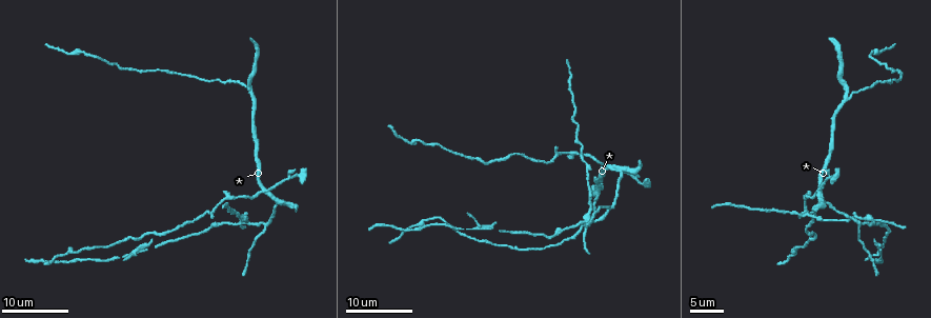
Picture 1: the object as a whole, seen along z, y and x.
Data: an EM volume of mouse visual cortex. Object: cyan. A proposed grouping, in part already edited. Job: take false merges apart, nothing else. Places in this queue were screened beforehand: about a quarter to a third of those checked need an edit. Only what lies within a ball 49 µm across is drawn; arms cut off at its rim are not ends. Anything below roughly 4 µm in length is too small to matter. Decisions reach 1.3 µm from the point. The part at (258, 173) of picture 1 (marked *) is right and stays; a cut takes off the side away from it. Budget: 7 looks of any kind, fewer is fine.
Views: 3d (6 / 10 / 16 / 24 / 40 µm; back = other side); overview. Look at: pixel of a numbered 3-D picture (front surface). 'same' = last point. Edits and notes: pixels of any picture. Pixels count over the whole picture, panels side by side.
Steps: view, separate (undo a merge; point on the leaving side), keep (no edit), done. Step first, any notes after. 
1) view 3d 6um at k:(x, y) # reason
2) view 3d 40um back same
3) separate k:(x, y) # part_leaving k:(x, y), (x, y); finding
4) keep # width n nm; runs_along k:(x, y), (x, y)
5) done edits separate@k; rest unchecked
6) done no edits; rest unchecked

view 3d 24um at 1:(597, 201) # three-way junction

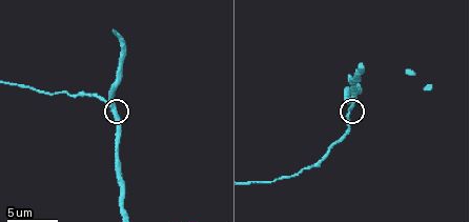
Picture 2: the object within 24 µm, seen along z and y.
view 3d 6um at 2:(351, 109)

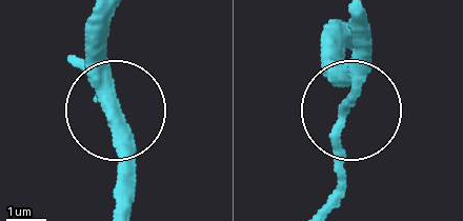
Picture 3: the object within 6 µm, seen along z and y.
keep # width 300 nm; all the same cell

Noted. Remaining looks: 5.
view 3d 16um at 1:(586, 220) # four arms meet

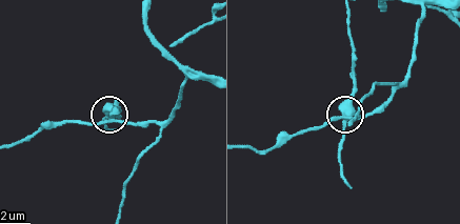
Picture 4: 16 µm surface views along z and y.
view 3d 10um at 4:(345, 115)

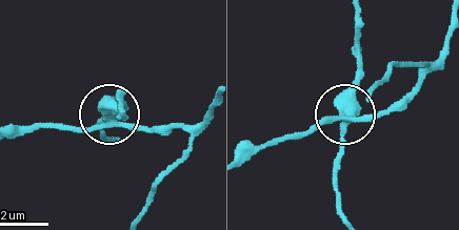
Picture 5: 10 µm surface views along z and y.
separate 5:(352, 87) # side_arm 27 um; part_leaving 5:(350, 117), (360, 77), (354, 16); two cells meet here

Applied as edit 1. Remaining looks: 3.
view overview

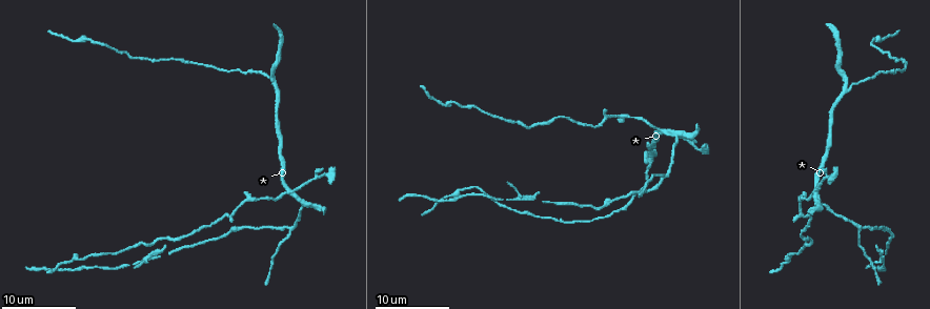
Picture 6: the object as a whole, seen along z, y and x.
view 3d 10um at 6:(286, 191) # branch point

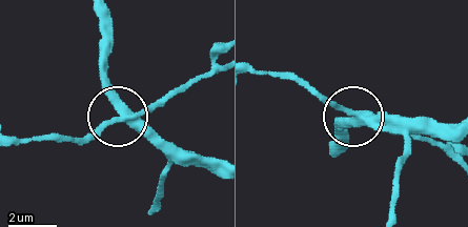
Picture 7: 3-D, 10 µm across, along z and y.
separate 7:(157, 106) # arms 3; part_leaving 7:(126, 120), (80, 138), (20, 138); two cells meet here

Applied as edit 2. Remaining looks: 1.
done edits separate@5, separate@7; rest unchecked

